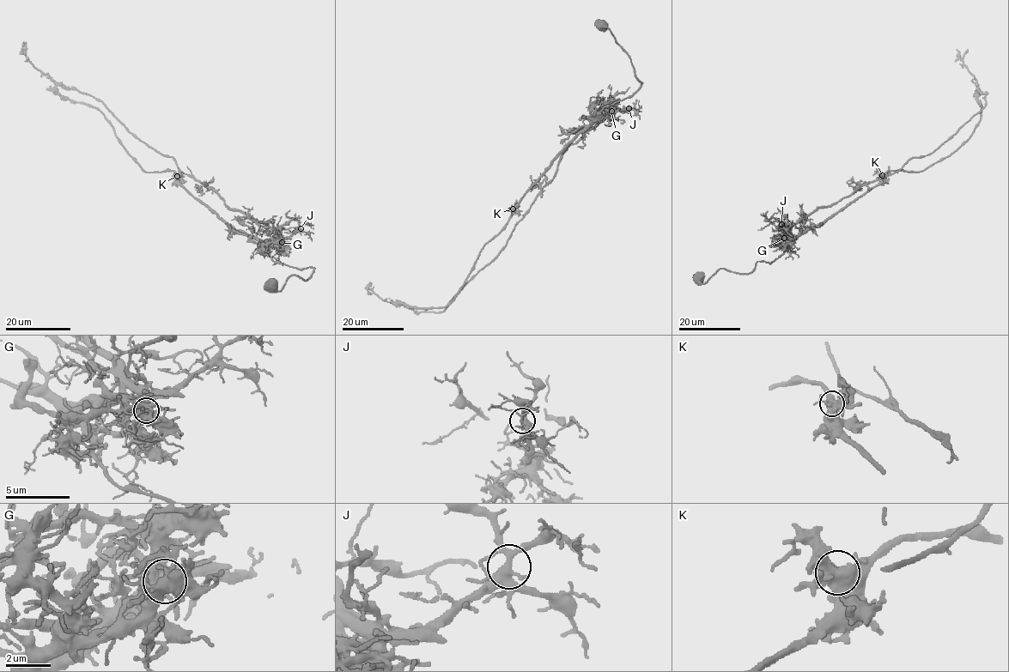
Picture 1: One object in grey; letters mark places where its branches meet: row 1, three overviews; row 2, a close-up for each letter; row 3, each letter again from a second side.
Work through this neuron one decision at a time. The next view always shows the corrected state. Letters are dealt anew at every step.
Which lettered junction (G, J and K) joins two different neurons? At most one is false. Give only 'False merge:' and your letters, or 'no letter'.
False merge: G

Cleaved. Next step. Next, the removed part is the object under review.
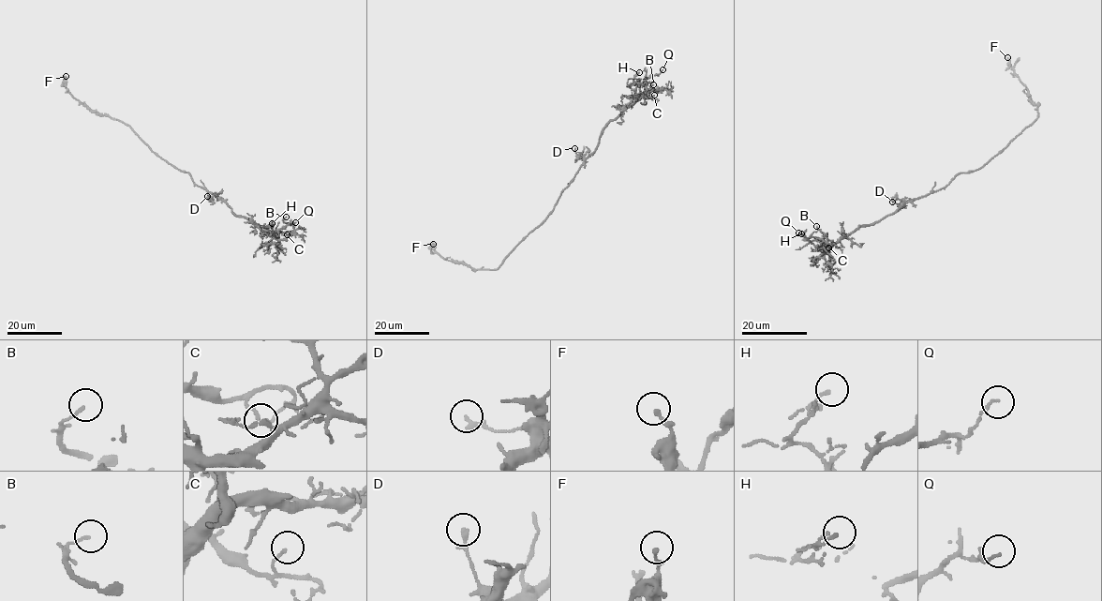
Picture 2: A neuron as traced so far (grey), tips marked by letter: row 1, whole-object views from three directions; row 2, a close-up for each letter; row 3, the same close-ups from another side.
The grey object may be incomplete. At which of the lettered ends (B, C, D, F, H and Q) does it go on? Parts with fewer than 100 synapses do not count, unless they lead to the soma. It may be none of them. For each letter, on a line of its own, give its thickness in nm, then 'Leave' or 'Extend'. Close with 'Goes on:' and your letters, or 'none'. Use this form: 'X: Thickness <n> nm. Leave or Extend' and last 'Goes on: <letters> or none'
B: Thickness 120 nm. Leave
C: Thickness 110 nm. Leave
D: Thickness 200 nm. Leave
F: Thickness 150 nm. Leave
H: Thickness 120 nm. Leave
Q: Thickness 100 nm. Leave
Goes on: none

